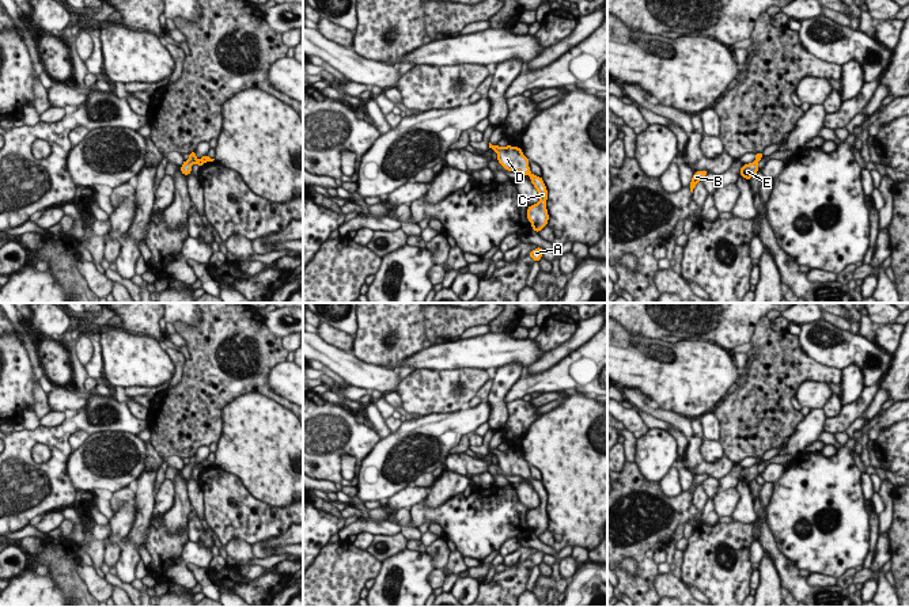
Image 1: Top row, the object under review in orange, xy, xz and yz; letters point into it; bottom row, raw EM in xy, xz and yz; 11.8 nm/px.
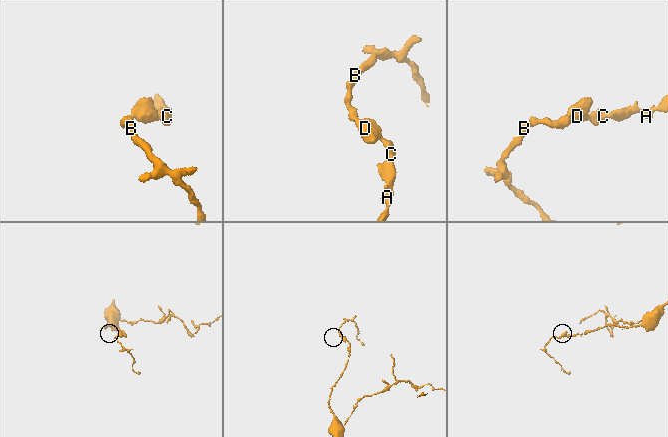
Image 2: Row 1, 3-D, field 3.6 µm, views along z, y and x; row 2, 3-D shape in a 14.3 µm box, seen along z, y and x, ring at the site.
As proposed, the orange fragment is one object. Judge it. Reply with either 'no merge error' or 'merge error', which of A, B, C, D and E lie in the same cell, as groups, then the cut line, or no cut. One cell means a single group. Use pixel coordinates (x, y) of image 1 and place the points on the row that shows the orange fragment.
no merge error | A B C D E | no cut

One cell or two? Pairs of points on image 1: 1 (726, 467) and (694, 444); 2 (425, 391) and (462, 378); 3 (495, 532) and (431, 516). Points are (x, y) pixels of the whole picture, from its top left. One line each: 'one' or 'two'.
1: one
2: one
3: one

